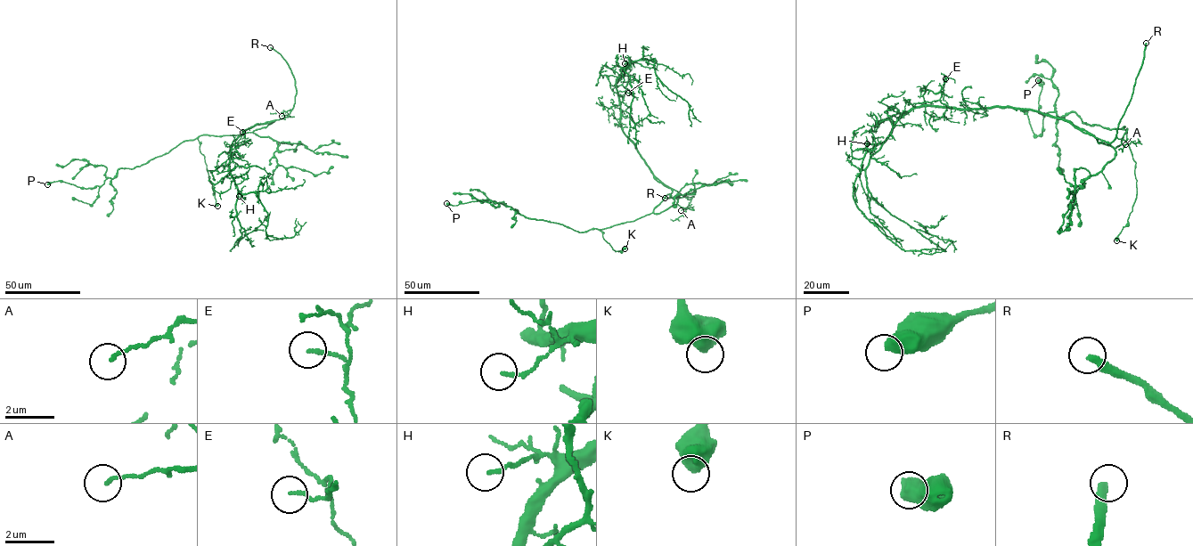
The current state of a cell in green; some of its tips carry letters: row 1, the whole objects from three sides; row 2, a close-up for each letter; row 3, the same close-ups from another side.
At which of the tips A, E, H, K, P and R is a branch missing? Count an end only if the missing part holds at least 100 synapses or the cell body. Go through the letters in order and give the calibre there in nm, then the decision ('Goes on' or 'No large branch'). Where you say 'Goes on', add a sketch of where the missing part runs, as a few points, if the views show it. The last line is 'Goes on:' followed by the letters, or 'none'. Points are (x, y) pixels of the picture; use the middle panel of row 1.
A: Thickness 120 nm. No large branch
E: Thickness 130 nm. No large branch
H: Thickness 140 nm. No large branch
K: Thickness 650 nm. No large branch
P: Thickness 600 nm. No large branch
R: Thickness 360 nm. Goes on
Goes on: R

